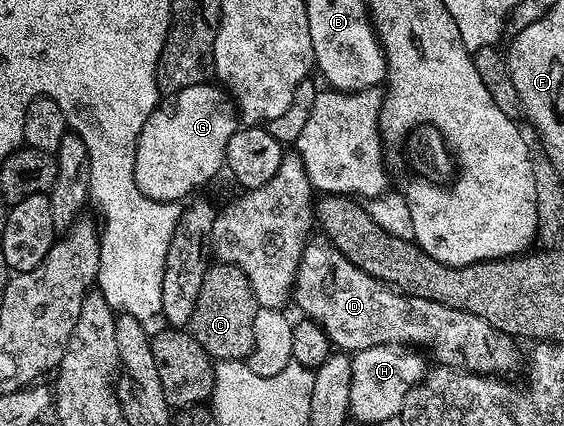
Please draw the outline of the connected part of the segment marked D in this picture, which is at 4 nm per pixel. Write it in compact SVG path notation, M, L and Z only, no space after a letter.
M328 240L310 241L305 247L305 251L301 254L301 263L297 269L297 279L293 285L293 293L291 295L292 301L297 302L297 306L302 310L304 317L308 321L315 322L323 328L323 332L329 338L330 343L338 351L341 352L356 352L358 350L366 350L372 346L403 346L406 348L422 348L426 346L427 349L433 353L433 362L439 366L450 366L453 370L470 370L473 374L487 374L490 376L505 376L508 375L508 370L513 370L517 366L517 346L514 335L505 334L501 330L495 329L487 320L483 320L479 316L475 316L471 312L463 312L459 308L447 308L447 304L435 304L435 300L423 300L419 296L411 296L410 294L402 294L399 290L394 290L384 284L378 284L373 281L371 276L367 276L367 272L363 272L359 268L355 268L355 264L351 264L351 260L347 260L343 256L343 252L339 252L333 247L332 242Z

